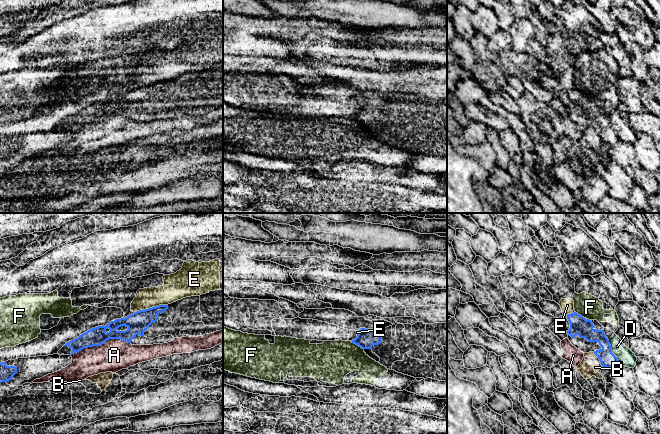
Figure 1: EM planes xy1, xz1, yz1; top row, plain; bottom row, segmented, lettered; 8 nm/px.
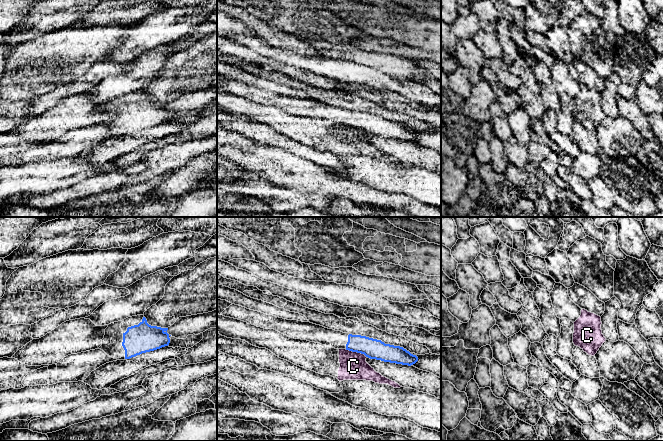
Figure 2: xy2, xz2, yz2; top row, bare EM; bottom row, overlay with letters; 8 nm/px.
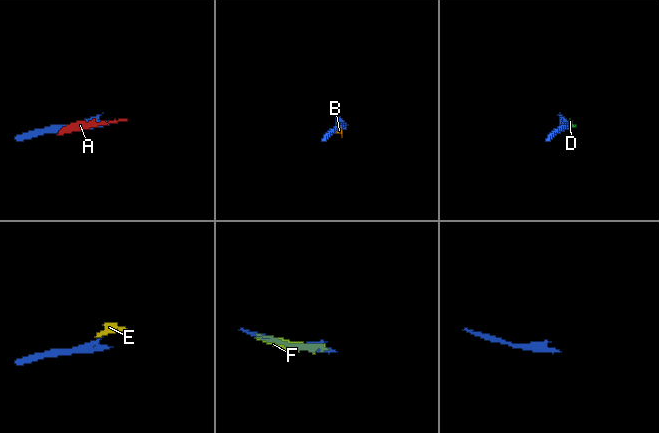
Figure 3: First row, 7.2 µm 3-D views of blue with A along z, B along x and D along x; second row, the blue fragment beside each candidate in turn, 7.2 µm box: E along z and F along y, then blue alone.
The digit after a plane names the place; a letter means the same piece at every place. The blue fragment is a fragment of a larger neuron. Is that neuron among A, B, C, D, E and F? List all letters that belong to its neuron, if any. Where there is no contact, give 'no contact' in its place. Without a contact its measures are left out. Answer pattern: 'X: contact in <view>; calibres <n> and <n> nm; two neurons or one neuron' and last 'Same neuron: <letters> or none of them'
A: contact in xy1; calibres 150 and 260 nm; two neurons
B: contact in yz1; calibres 120 and 110 nm; two neurons
C: contact in xz2; calibres 160 and 220 nm; two neurons
D: contact in yz1; calibres 120 and 140 nm; two neurons
E: contact in xy1; calibres 170 and 200 nm; two neurons
F: contact in xz1; calibres 160 and 320 nm; two neurons
Same neuron: none of them

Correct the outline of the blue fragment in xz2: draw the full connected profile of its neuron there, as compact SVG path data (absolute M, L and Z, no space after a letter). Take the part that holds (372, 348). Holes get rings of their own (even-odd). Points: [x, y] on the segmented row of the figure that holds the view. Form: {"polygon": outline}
{"polygon": "M235 304L226 308L221 315L264 329L274 329L294 339L307 340L335 349L346 349L361 353L370 359L408 366L418 361L416 355L411 354L403 347L385 344L381 340L335 331L310 322L287 320Z"}

